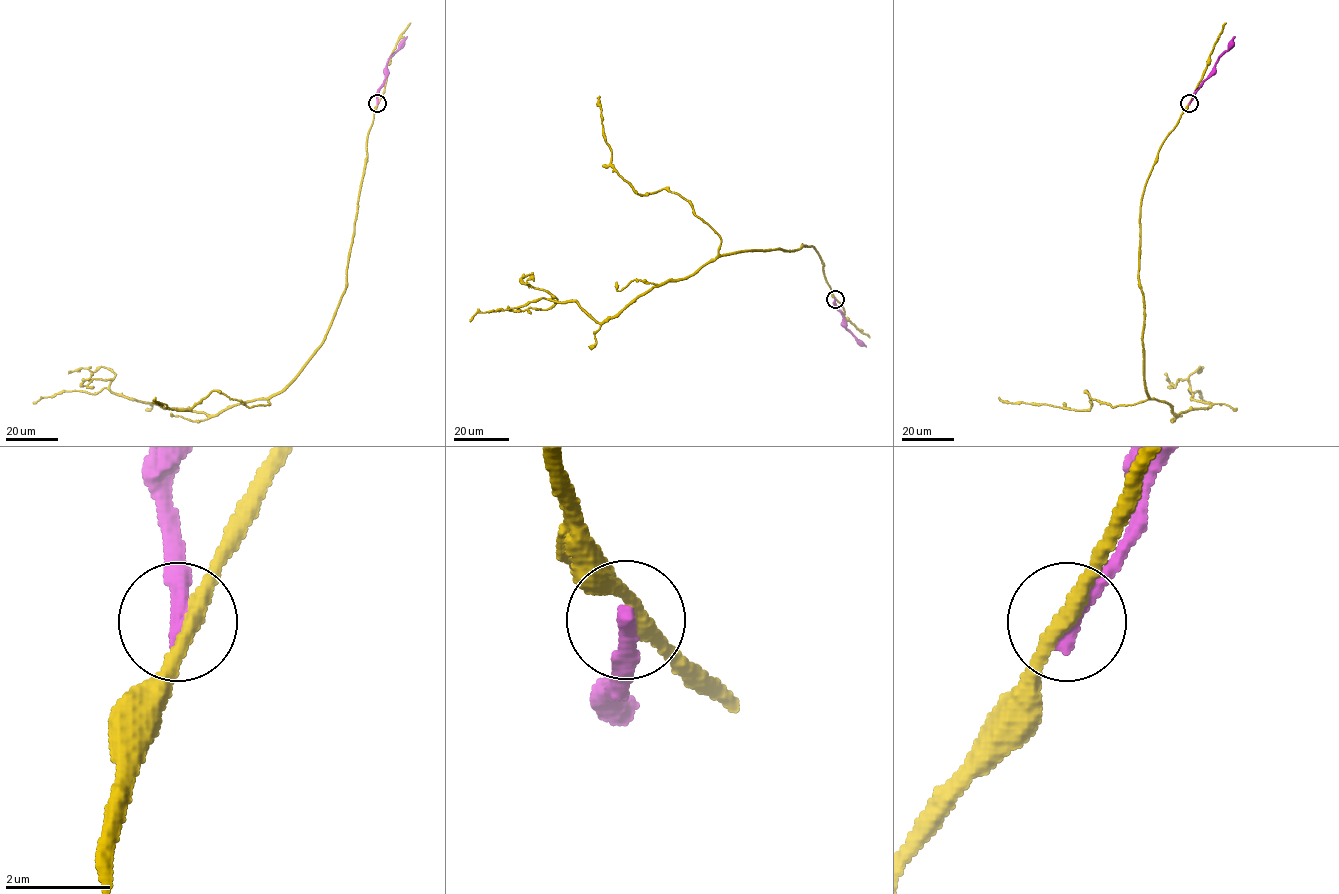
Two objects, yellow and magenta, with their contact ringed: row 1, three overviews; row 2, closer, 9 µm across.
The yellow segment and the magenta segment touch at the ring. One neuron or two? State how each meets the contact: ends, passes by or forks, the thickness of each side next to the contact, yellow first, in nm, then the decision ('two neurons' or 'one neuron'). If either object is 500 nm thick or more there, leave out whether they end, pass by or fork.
yellow passes by | magenta ends | 280/400 nm | two neurons

